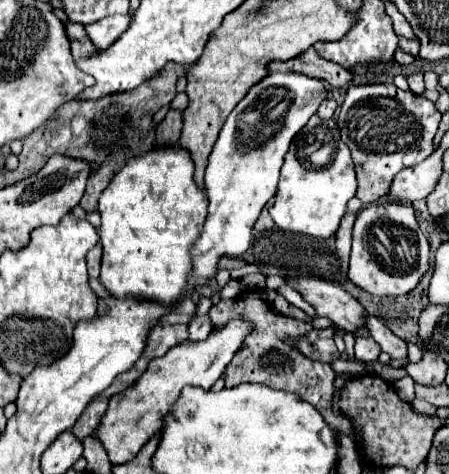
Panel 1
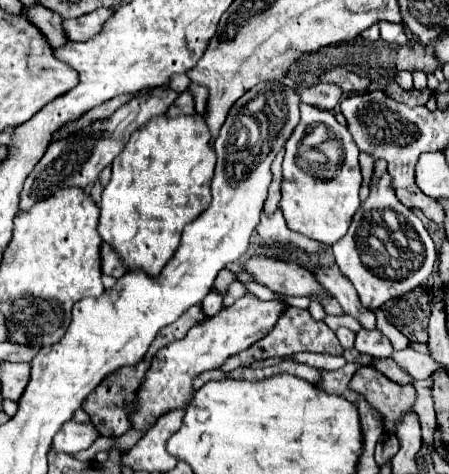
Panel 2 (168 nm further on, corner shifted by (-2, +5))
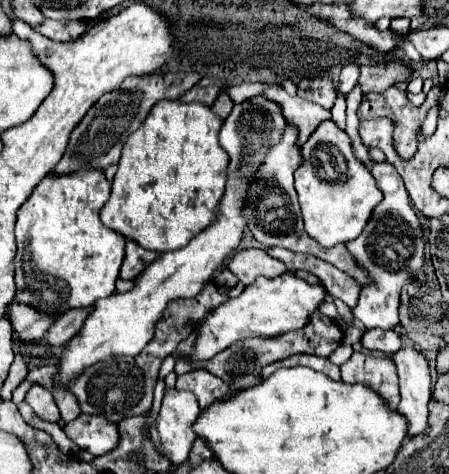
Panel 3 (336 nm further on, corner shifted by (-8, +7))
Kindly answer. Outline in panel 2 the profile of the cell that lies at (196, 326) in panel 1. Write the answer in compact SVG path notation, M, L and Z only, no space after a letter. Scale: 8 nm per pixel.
M212 290L204 300L202 300L202 310L206 314L206 318L210 318L212 314L218 314L222 310L222 296L216 294L216 290Z

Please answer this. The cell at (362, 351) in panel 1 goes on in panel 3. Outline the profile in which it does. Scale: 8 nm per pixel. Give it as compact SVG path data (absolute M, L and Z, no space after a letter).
M366 330L362 344L368 350L378 350L382 354L394 354L402 348L402 338L394 330Z

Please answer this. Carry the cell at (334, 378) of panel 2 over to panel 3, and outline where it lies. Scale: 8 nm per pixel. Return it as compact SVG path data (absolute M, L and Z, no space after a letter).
M354 352L352 358L340 366L340 370L344 382L370 384L382 398L388 400L390 406L398 406L400 402L398 374L390 358L374 358L374 356Z

